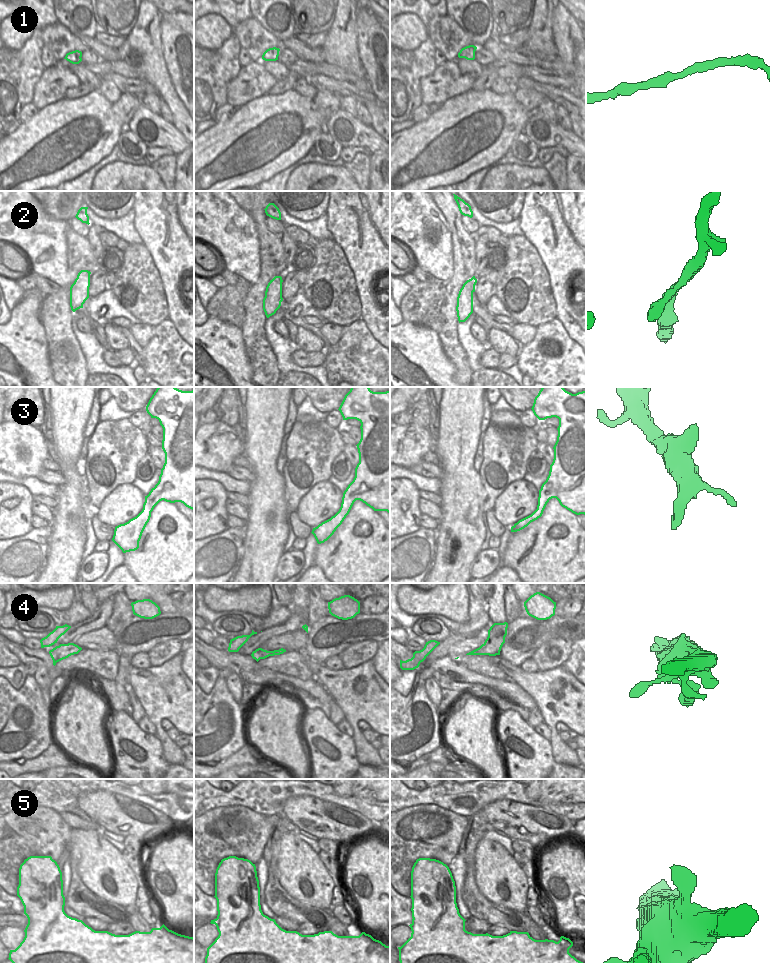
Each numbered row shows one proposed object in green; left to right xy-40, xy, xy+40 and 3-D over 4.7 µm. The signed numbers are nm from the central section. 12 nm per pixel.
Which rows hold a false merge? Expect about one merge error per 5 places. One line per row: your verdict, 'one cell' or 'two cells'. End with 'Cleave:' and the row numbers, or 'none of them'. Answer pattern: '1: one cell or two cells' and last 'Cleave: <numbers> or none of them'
1: two cells
2: one cell
3: one cell
4: one cell
5: one cell
Cleave: 1

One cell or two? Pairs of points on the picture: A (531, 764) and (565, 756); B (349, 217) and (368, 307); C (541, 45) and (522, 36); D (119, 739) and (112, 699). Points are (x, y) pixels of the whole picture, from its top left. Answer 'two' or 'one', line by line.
A: two
B: one
C: two
D: two

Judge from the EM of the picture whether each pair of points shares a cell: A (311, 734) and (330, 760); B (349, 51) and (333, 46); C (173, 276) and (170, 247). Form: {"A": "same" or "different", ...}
{"A": "same", "B": "same", "C": "same"}

